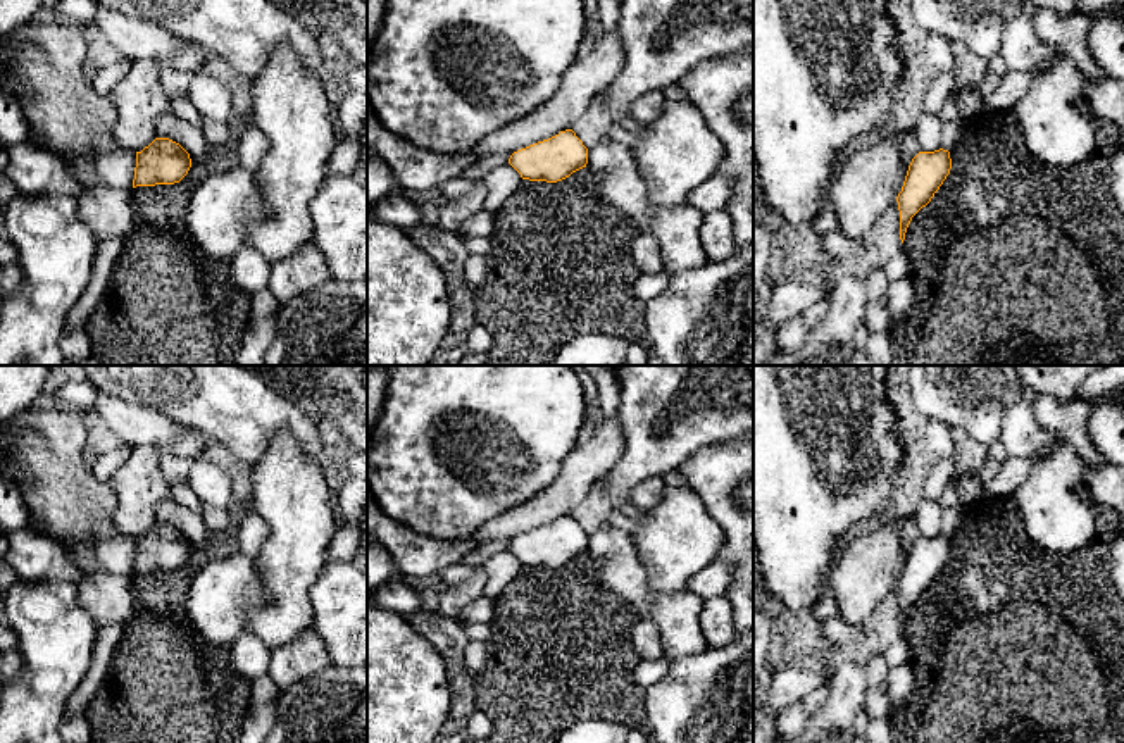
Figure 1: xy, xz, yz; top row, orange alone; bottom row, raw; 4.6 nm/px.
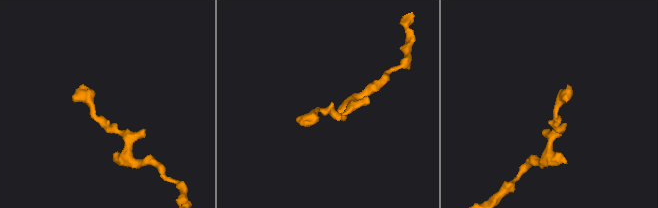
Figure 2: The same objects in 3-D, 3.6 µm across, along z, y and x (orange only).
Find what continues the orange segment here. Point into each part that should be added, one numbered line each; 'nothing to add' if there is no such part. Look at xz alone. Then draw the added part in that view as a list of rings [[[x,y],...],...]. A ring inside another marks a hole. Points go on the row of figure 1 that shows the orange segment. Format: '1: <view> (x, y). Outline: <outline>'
nothing to add

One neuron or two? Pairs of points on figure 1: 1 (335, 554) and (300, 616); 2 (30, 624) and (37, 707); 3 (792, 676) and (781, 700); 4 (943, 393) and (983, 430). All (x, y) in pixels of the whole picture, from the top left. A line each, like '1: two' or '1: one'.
1: two
2: one
3: one
4: one

